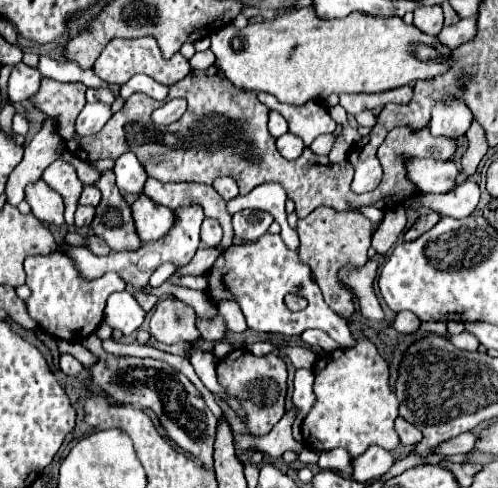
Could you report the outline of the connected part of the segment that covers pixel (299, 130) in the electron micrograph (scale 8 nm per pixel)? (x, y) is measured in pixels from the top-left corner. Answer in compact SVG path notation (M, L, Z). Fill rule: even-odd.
M259 93L259 101L269 109L279 111L287 119L291 133L301 137L307 147L315 141L315 137L323 133L333 133L337 127L337 123L329 117L327 109L319 101L309 101L301 107L295 107L295 105L283 105L273 95L267 93Z

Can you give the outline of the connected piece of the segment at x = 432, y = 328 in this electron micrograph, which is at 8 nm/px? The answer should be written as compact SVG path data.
M421 323L421 331L433 333L433 335L439 335L439 337L449 337L445 323Z

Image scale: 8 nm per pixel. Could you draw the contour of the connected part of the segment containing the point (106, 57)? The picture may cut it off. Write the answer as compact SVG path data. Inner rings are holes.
M147 35L147 37L139 37L139 39L113 39L97 57L93 71L105 83L115 83L115 85L123 85L137 73L145 73L145 75L153 77L155 81L159 81L161 85L171 85L171 83L183 79L191 71L191 67L189 67L189 61L181 53L175 53L171 59L165 59L155 37Z

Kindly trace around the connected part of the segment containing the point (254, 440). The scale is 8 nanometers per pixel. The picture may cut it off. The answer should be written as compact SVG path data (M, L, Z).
M295 409L287 411L283 415L283 419L271 429L271 433L267 433L263 437L253 437L253 435L233 431L235 447L239 447L239 449L255 449L255 451L265 453L271 459L279 459L285 451L301 453L303 445L299 441L295 441L293 435L291 435L293 419L295 419Z

